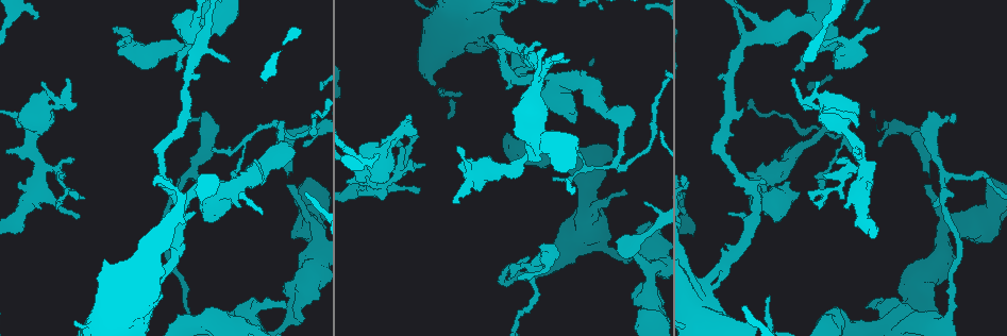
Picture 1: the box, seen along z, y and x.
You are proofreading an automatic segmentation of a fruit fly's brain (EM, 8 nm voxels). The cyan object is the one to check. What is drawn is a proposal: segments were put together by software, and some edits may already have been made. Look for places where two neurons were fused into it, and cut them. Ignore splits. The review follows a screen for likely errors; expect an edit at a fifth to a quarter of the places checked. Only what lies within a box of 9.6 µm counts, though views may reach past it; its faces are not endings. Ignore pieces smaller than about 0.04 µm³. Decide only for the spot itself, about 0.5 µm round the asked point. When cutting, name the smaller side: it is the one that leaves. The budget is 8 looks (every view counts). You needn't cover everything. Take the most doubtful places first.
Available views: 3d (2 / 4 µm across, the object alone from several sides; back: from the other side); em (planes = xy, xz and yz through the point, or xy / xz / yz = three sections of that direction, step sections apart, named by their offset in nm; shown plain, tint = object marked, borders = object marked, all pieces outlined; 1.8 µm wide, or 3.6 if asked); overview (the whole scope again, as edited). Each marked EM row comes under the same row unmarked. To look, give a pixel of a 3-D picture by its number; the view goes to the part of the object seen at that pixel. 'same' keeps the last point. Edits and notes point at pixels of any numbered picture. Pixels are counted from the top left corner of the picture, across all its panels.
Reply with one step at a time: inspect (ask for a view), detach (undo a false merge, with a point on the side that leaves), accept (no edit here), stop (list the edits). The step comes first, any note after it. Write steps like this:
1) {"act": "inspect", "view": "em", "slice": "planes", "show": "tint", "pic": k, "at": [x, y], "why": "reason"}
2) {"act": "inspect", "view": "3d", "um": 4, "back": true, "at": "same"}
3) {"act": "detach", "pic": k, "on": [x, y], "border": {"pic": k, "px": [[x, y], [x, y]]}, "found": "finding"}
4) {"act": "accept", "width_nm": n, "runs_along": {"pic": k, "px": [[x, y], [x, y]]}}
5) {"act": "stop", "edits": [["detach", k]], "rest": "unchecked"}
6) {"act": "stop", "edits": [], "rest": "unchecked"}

{"act": "inspect", "view": "em", "slice": "planes", "show": "tint", "pic": 1, "at": [279, 125], "why": "three arms meet"}

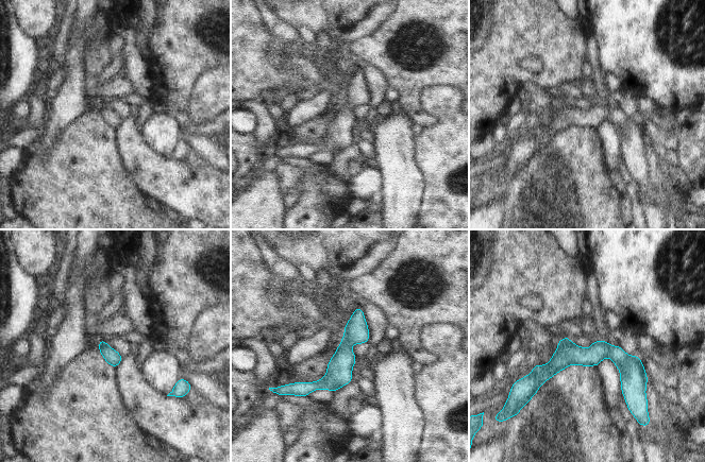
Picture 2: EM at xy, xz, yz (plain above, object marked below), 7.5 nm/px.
{"act": "accept", "width_nm": 110, "runs_along": {"pic": 2, "px": [[643, 374], [596, 353], [534, 381]]}, "found": "one neuron here"}

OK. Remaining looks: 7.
{"act": "inspect", "view": "em", "um": 3.6, "slice": "planes", "show": "tint", "pic": 1, "at": [485, 21]}

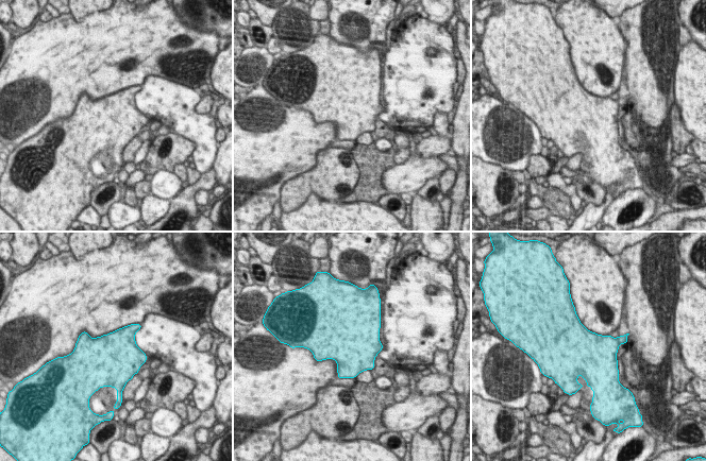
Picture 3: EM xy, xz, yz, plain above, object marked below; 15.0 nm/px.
{"act": "accept", "found": "all the same neuron"}

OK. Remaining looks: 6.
{"act": "inspect", "view": "em", "slice": "planes", "show": "tint", "pic": 1, "at": [526, 267], "why": "abrupt turn"}

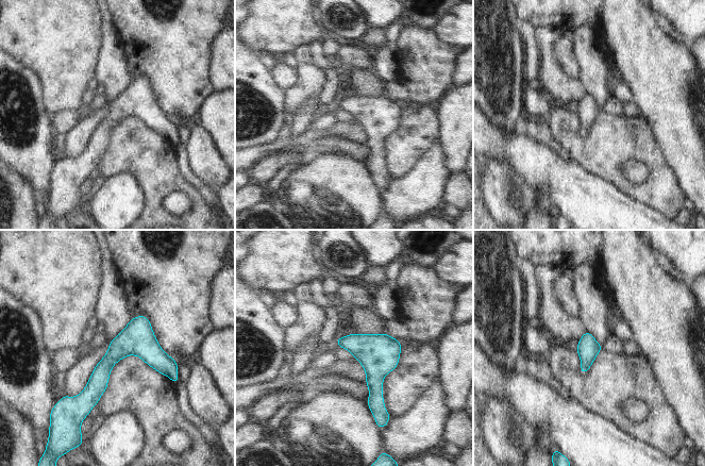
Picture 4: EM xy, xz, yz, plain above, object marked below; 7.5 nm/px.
{"act": "accept", "width_nm": 170, "runs_along": {"pic": 4, "px": [[144, 318], [83, 403]]}, "found": "all the same neuron"}

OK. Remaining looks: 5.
{"act": "stop", "edits": [], "rest": "unchecked"}

